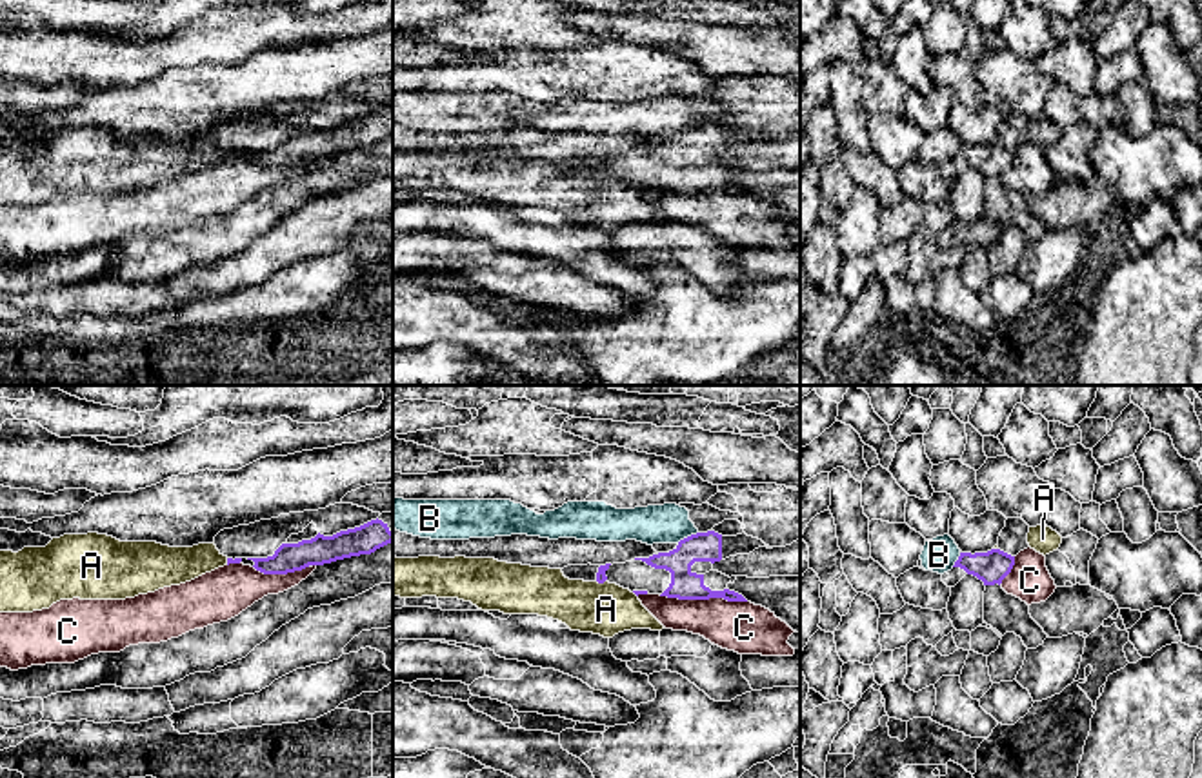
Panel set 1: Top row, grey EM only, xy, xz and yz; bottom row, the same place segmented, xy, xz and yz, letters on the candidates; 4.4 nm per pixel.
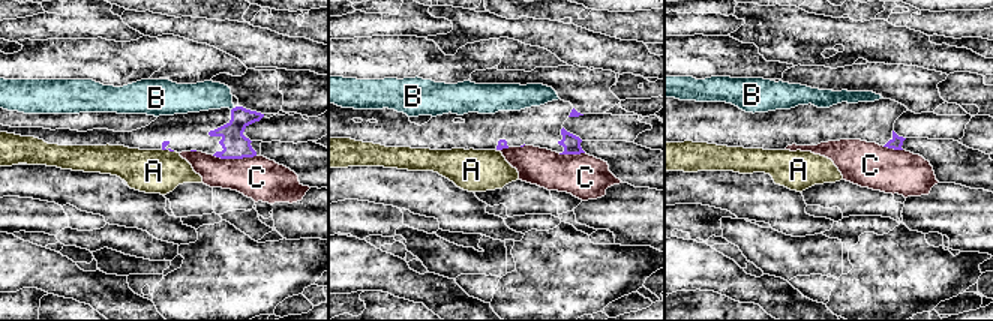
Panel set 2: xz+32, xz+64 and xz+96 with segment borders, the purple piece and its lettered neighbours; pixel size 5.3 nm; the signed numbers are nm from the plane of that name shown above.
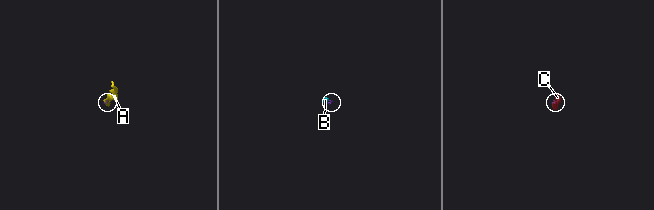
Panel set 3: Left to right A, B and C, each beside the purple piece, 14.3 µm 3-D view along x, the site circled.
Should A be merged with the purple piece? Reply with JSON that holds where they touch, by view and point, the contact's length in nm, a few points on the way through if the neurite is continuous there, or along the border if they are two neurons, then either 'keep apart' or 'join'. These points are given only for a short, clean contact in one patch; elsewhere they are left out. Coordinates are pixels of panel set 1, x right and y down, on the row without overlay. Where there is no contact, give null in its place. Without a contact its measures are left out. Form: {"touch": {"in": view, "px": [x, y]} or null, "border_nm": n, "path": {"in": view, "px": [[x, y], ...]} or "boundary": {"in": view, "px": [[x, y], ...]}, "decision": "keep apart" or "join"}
{"touch": {"in": "xz", "px": [600, 175]}, "border_nm": 40, "boundary": {"in": "xz", "px": [[597, 173], [604, 175]]}, "decision": "keep apart"}

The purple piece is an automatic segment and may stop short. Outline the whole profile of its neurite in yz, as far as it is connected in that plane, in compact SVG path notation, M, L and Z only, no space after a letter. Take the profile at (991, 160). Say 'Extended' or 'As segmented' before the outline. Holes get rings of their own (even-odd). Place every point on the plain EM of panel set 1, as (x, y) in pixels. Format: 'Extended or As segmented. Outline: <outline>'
Extended. Outline: M991 142L987 145L960 145L953 162L942 167L942 175L947 180L955 180L966 167L973 167L984 175L984 178L1002 176L1002 173L1011 165L1015 158L1015 149Z

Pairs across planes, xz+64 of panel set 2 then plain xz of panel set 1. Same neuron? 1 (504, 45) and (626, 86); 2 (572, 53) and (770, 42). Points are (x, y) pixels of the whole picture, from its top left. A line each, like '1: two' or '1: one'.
1: one
2: one

